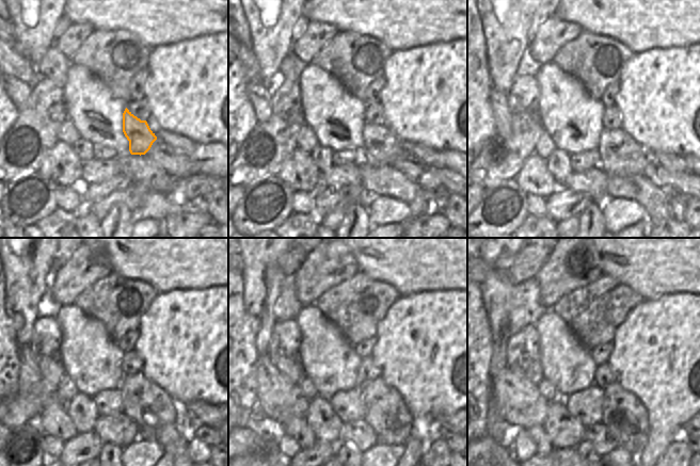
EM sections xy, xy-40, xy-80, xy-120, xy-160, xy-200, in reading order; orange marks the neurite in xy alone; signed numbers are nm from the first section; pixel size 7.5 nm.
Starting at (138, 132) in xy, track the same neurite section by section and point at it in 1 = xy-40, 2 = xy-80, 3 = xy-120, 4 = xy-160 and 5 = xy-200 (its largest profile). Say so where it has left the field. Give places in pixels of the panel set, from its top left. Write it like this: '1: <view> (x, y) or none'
1: xy-40 (381, 147)
2: xy-80 (620, 155)
3: xy-120 (150, 407)
4: xy-160 (384, 410)
5: xy-200 (624, 416)

